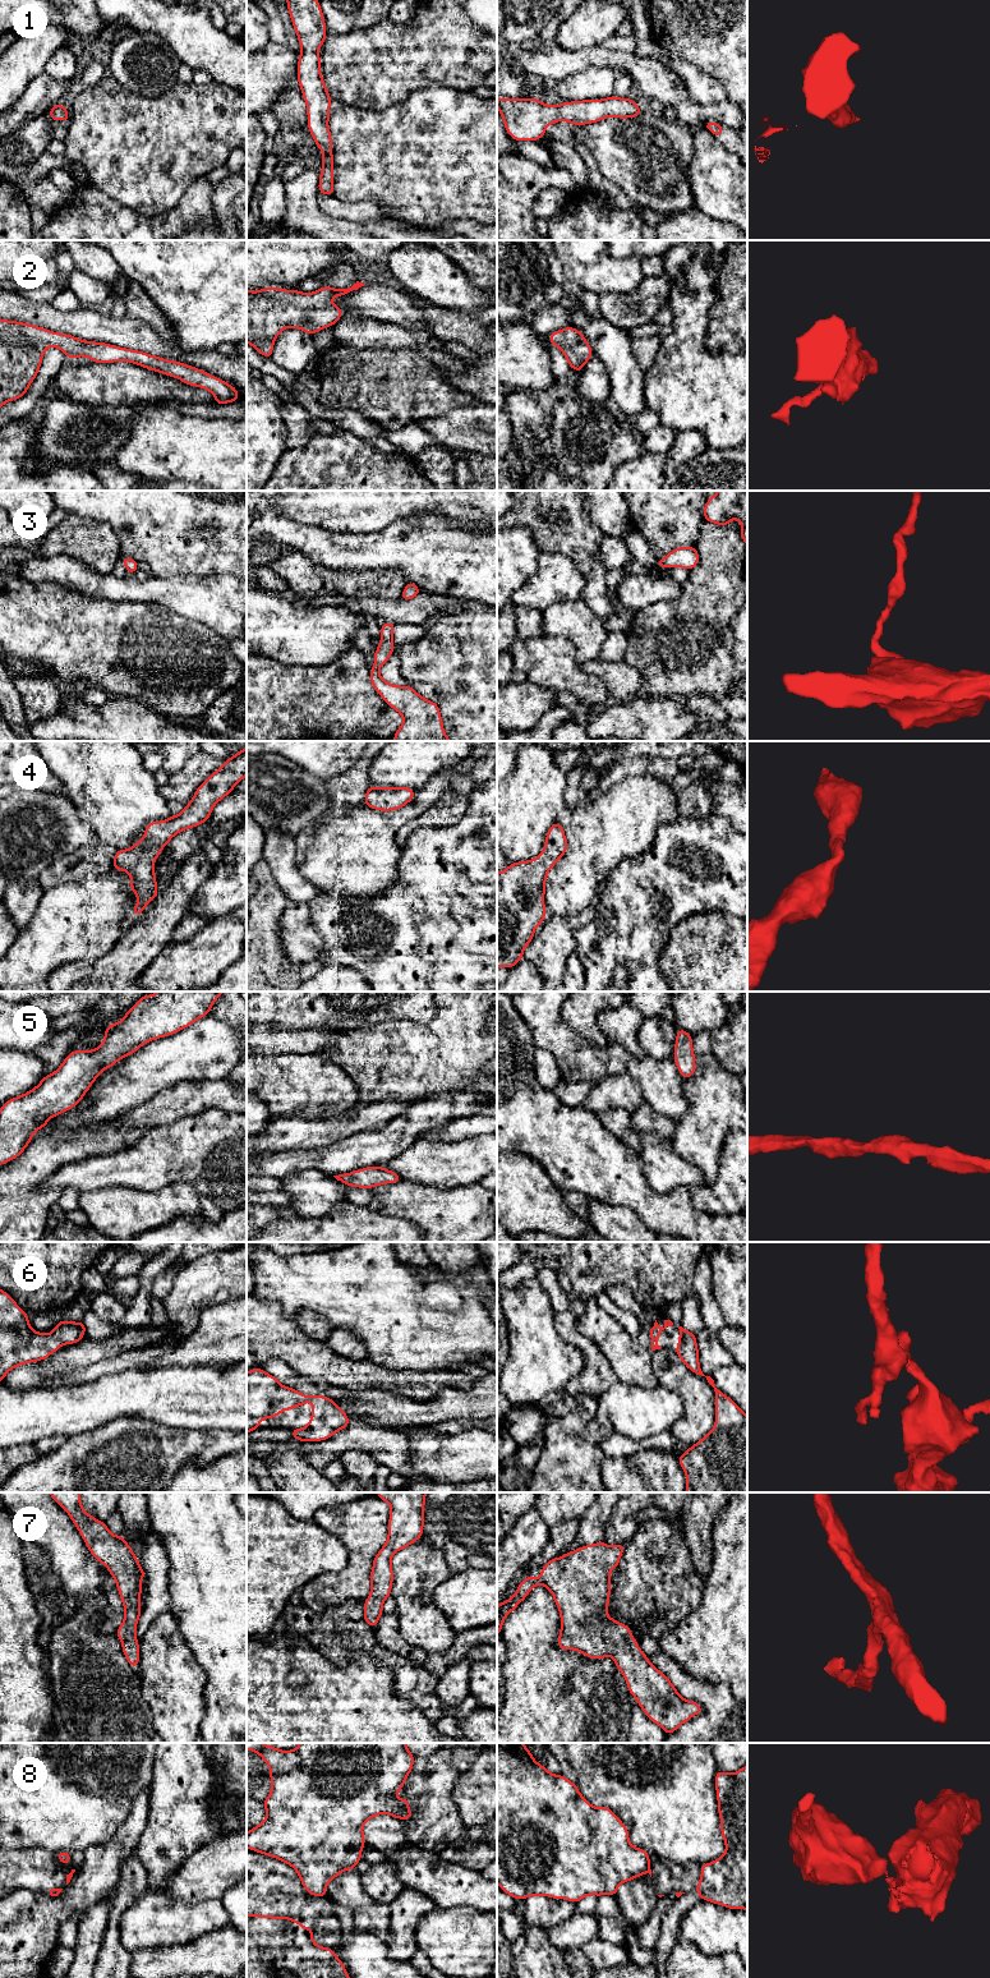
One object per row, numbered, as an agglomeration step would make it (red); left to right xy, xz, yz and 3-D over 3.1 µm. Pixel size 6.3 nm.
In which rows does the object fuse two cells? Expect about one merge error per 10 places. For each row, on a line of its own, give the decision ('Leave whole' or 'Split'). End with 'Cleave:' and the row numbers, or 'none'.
1: Leave whole
2: Leave whole
3: Leave whole
4: Leave whole
5: Leave whole
6: Leave whole
7: Leave whole
8: Split
Cleave: 8

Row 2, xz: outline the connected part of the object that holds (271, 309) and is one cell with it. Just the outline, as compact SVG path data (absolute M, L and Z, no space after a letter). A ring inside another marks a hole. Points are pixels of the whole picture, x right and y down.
M356 281L341 290L323 286L308 294L280 288L247 290L247 342L261 355L271 358L273 342L284 328L295 327L314 335L333 326L342 317L342 309L331 303L332 298L350 294L364 285Z

